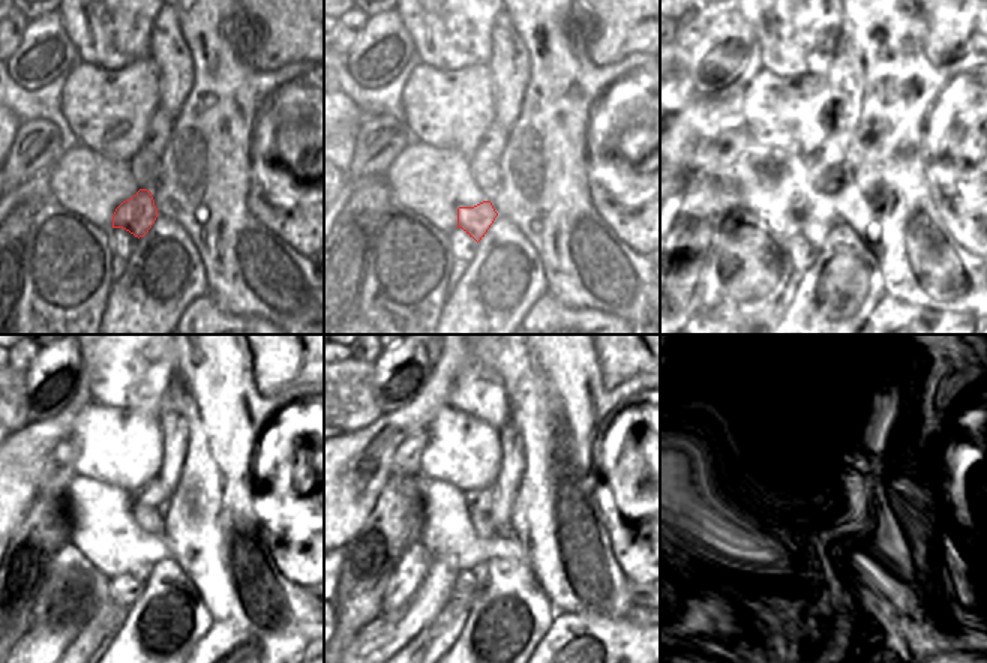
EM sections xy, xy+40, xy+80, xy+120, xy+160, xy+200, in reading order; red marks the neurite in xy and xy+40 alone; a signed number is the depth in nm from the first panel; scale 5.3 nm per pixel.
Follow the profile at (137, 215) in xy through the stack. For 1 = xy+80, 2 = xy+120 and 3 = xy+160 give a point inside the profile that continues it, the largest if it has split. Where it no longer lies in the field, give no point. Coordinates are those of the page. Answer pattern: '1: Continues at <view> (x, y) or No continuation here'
1: Continues at xy+80 (813, 230)
2: Continues at xy+120 (141, 573)
3: Continues at xy+160 (480, 570).

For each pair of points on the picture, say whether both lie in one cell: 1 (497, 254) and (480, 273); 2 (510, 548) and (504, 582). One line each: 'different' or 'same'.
1: same
2: different

